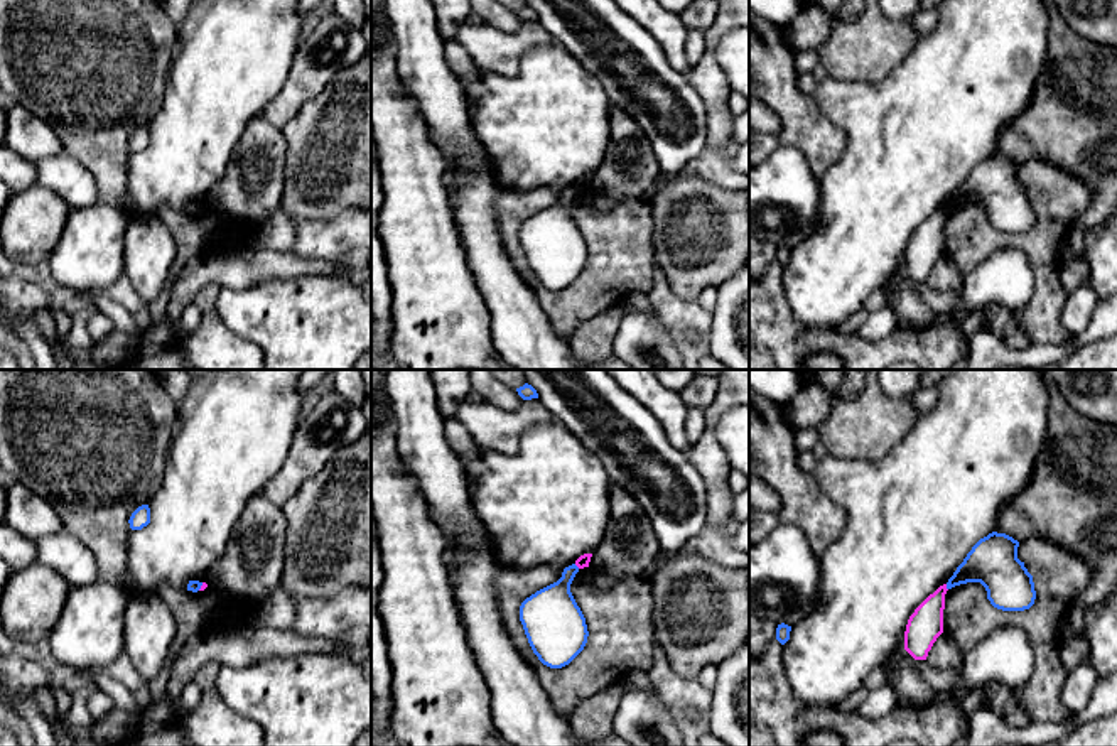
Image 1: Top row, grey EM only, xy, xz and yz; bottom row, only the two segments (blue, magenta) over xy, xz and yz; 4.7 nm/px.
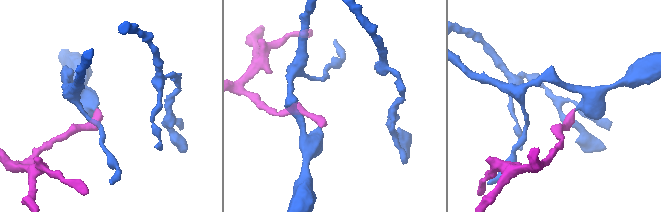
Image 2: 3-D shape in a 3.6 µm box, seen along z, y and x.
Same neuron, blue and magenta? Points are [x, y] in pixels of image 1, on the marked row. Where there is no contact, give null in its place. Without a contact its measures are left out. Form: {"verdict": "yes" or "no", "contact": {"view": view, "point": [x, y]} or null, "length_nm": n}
{"verdict": "no", "contact": {"view": "yz", "point": [947, 588]}, "length_nm": 30}

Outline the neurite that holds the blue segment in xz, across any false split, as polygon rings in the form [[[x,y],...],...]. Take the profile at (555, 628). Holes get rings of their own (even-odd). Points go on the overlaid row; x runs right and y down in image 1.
[[[575,564],[565,567],[557,582],[537,591],[520,606],[528,643],[550,668],[569,665],[587,643],[585,618],[570,592],[577,572]]]

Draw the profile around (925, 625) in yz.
[[[947,584],[930,594],[909,616],[904,631],[904,650],[915,660],[926,660],[936,638],[943,633]]]

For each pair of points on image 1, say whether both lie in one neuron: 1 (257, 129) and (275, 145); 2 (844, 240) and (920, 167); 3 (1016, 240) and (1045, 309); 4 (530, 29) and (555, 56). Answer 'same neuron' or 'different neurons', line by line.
1: same neuron
2: same neuron
3: same neuron
4: different neurons

